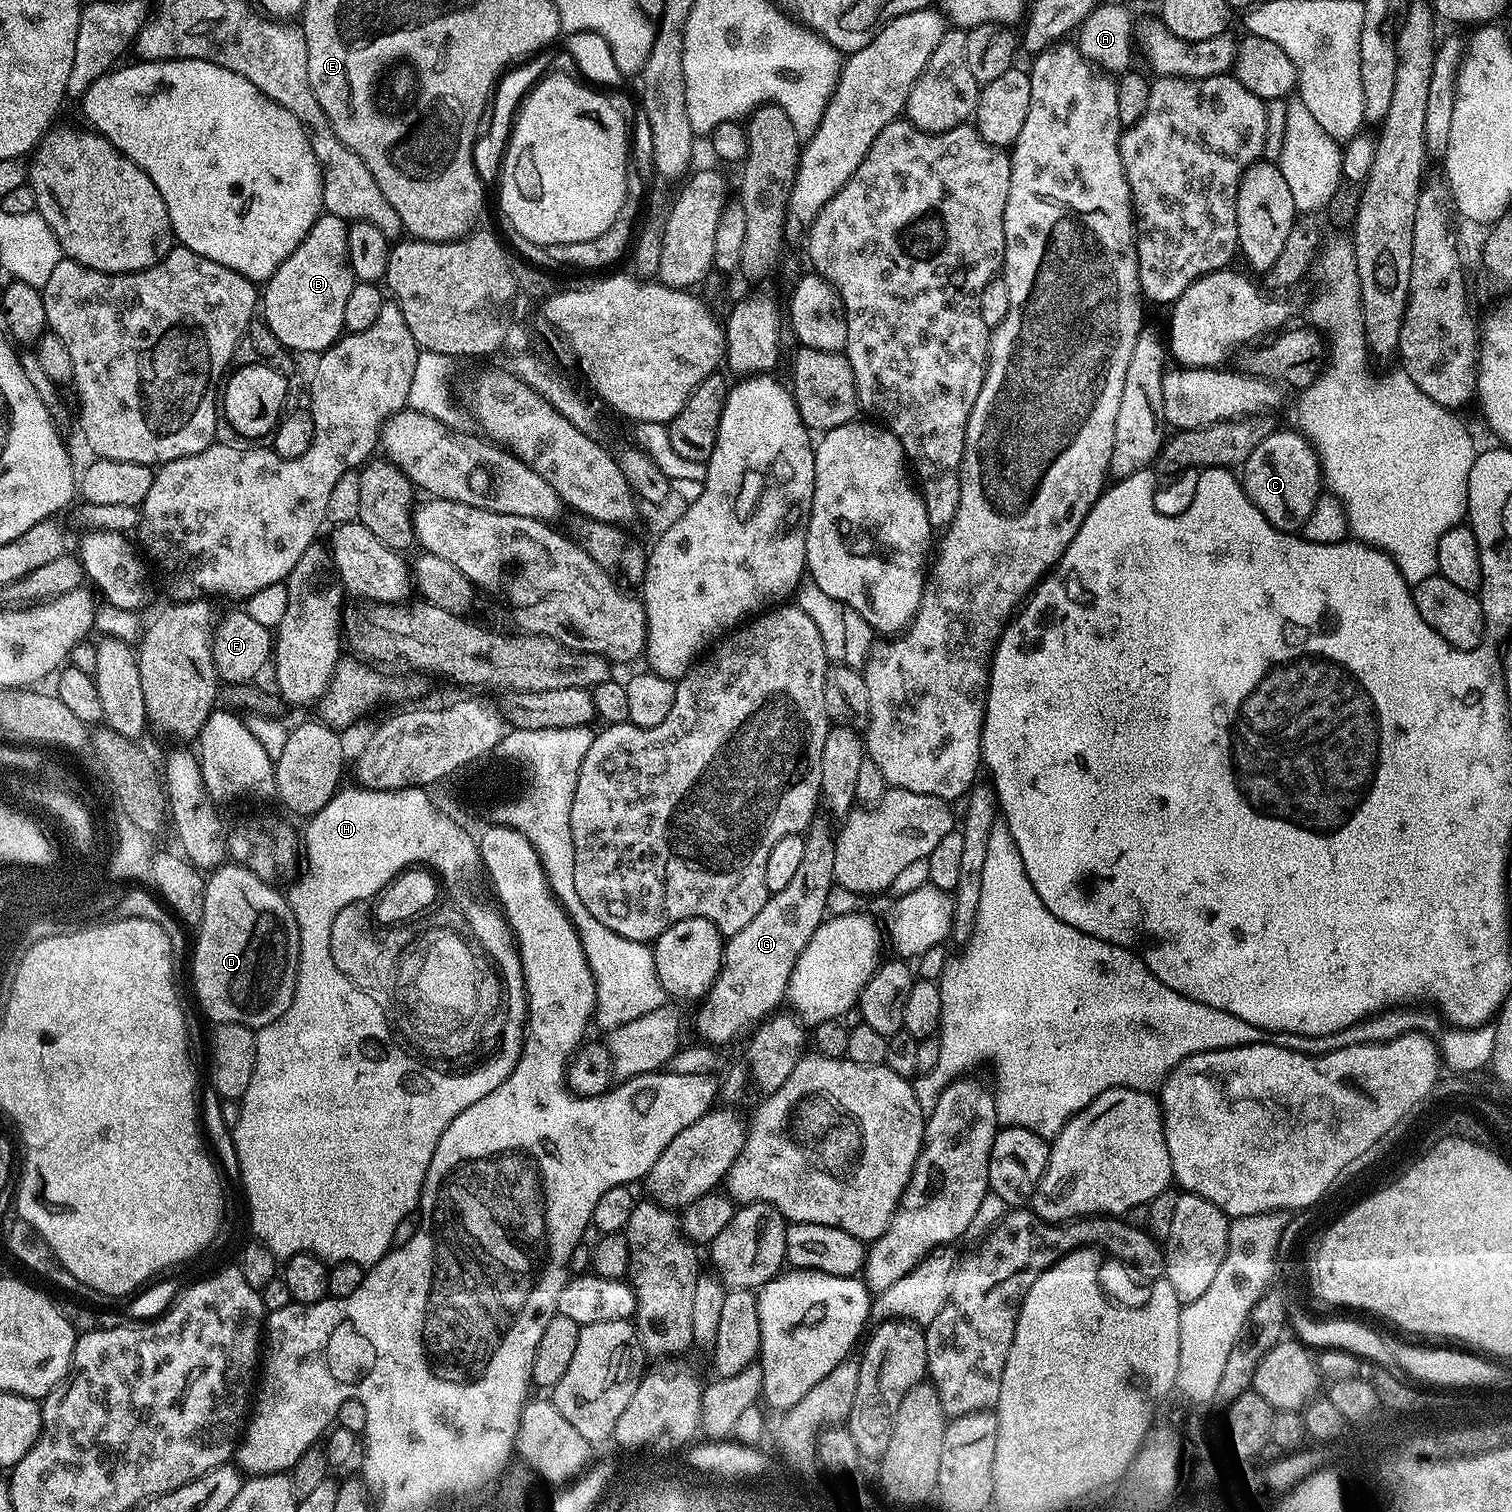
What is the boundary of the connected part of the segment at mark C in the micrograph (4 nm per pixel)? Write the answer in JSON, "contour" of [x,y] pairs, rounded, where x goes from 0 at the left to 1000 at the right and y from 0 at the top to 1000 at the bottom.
{"contour":[[[839,285],[833,294],[823,304],[821,308],[821,319],[823,325],[835,337],[835,340],[849,352],[855,353],[862,350],[869,332],[874,327],[874,313],[873,304],[868,297],[868,293],[859,285]]]}

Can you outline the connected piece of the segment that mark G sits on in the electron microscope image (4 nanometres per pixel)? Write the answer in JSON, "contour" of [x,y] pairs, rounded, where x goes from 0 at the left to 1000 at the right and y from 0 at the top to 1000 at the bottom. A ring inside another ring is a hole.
{"contour":[[[544,541],[538,542],[534,546],[534,551],[532,553],[532,559],[533,562],[524,582],[517,589],[510,591],[507,599],[504,599],[504,602],[501,602],[501,604],[499,604],[499,607],[496,607],[495,611],[491,612],[491,615],[488,615],[488,618],[481,620],[476,643],[474,645],[474,648],[471,650],[471,654],[468,655],[468,658],[465,659],[464,665],[466,664],[466,665],[462,672],[462,680],[466,685],[464,686],[469,691],[477,692],[476,690],[483,690],[491,680],[496,679],[497,677],[499,678],[514,667],[513,666],[516,661],[517,663],[519,661],[522,644],[525,642],[530,628],[533,628],[536,620],[546,608],[548,595],[553,581],[552,578],[552,567],[553,567],[552,548],[550,548]]]}

